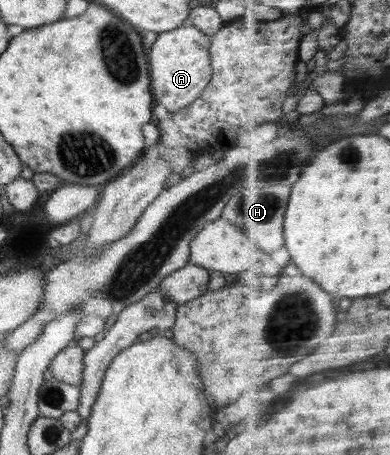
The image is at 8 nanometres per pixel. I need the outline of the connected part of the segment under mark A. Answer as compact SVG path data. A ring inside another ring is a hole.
M187 23L172 31L163 31L157 35L150 47L150 79L154 101L162 103L172 113L184 109L194 99L198 99L212 77L209 47L211 36Z

